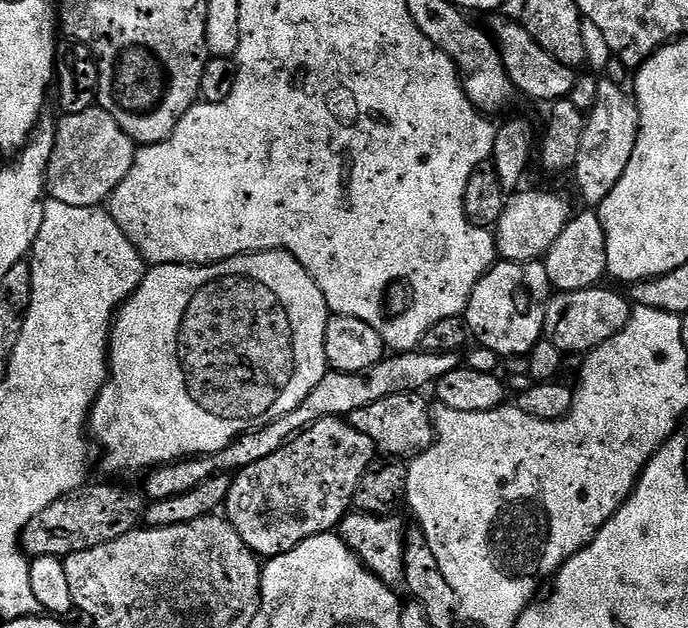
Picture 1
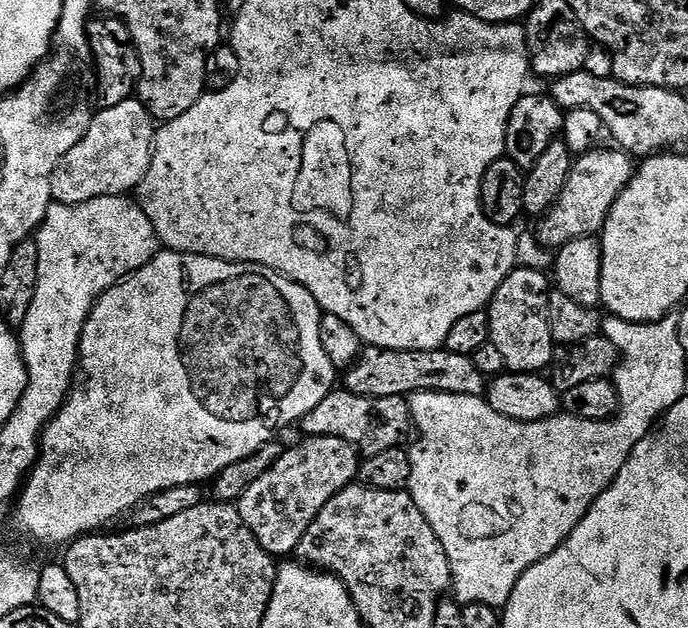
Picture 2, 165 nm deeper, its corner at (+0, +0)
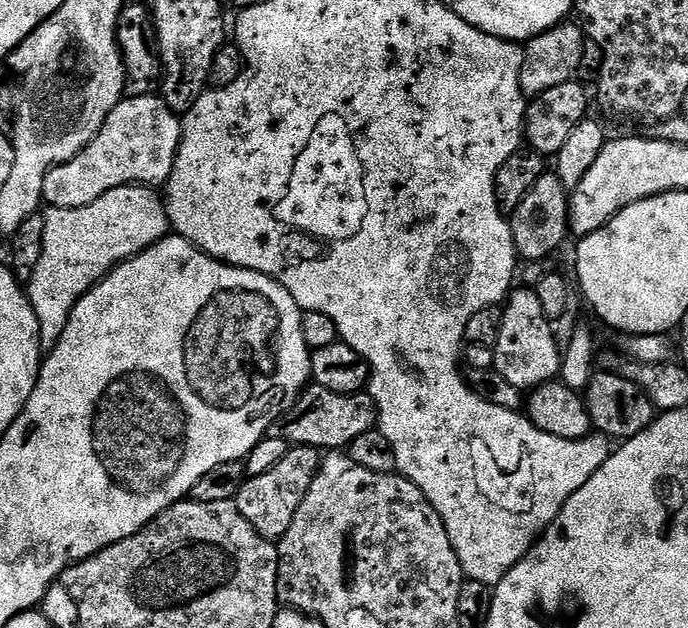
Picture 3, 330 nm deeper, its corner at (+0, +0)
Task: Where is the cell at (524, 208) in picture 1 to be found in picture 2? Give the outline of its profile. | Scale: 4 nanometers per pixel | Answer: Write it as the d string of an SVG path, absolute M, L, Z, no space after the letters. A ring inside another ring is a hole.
M597 147L585 156L575 157L570 178L554 206L545 216L539 217L540 240L551 250L566 246L574 239L595 237L601 231L614 206L614 202L626 190L634 175L634 160L623 150L607 152ZM633 164L633 168L632 168Z

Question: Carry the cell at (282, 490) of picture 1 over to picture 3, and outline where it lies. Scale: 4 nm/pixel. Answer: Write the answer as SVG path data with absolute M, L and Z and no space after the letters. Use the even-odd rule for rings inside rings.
M292 446L289 447L286 458L282 458L274 470L248 476L234 501L242 518L246 518L246 522L250 522L250 526L254 526L262 538L279 542L286 530L290 530L290 522L294 522L294 514L298 506L302 506L302 498L306 498L306 490L310 490L310 482L314 482L318 474L321 459L321 453L315 448Z

